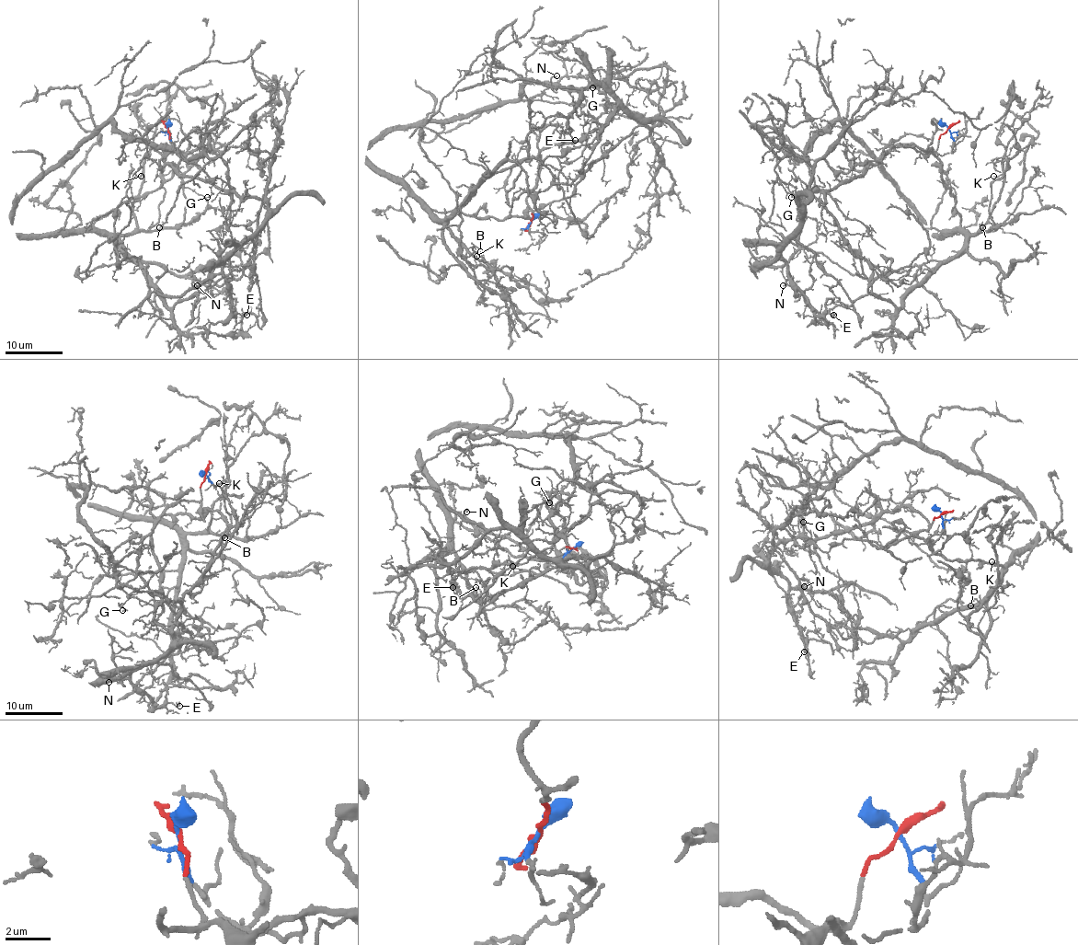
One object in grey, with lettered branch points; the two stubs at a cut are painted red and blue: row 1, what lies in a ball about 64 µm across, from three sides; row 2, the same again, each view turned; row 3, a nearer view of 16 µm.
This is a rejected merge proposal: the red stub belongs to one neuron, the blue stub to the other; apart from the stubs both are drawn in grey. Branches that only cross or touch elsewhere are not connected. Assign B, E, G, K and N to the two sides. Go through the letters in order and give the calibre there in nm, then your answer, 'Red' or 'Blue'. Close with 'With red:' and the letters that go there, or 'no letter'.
B: Thickness 110 nm. Blue
E: Thickness 220 nm. Red
G: Thickness 80 nm. Red
K: Thickness 90 nm. Blue
N: Thickness 110 nm. Red
With red: E, G, N

